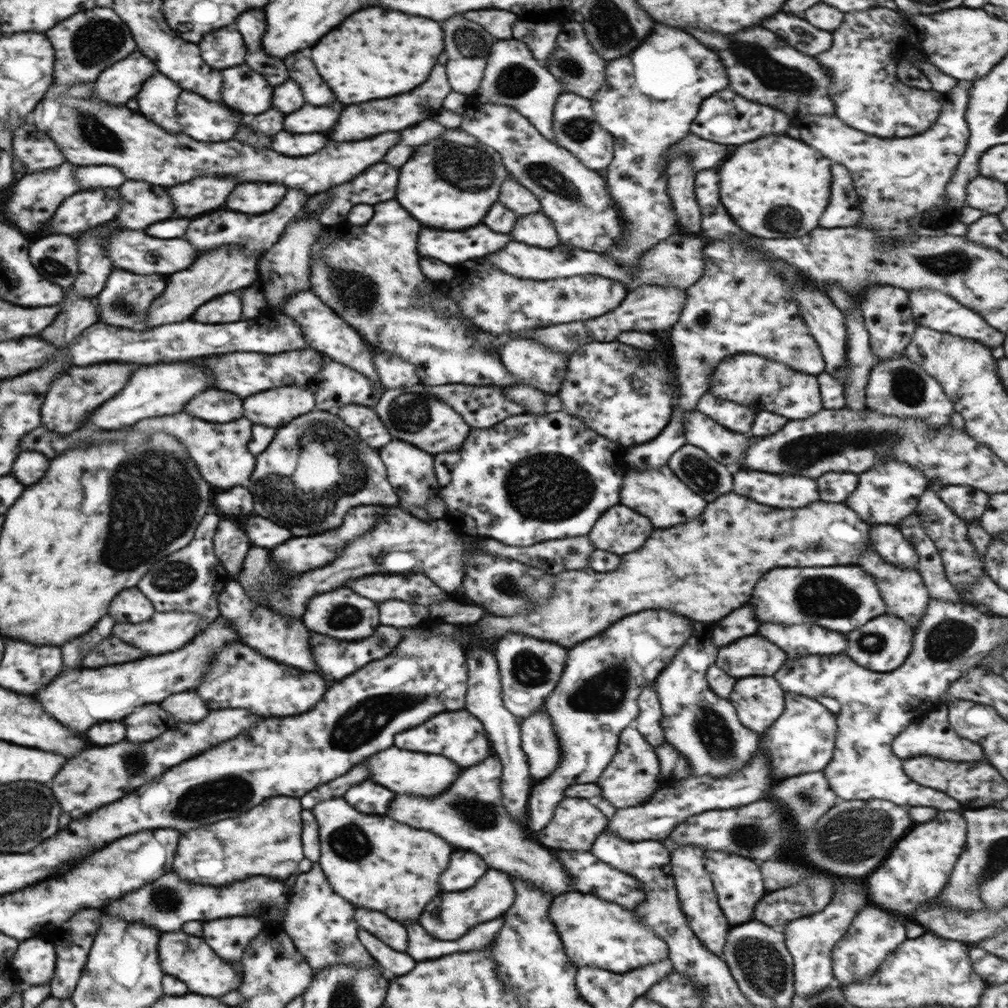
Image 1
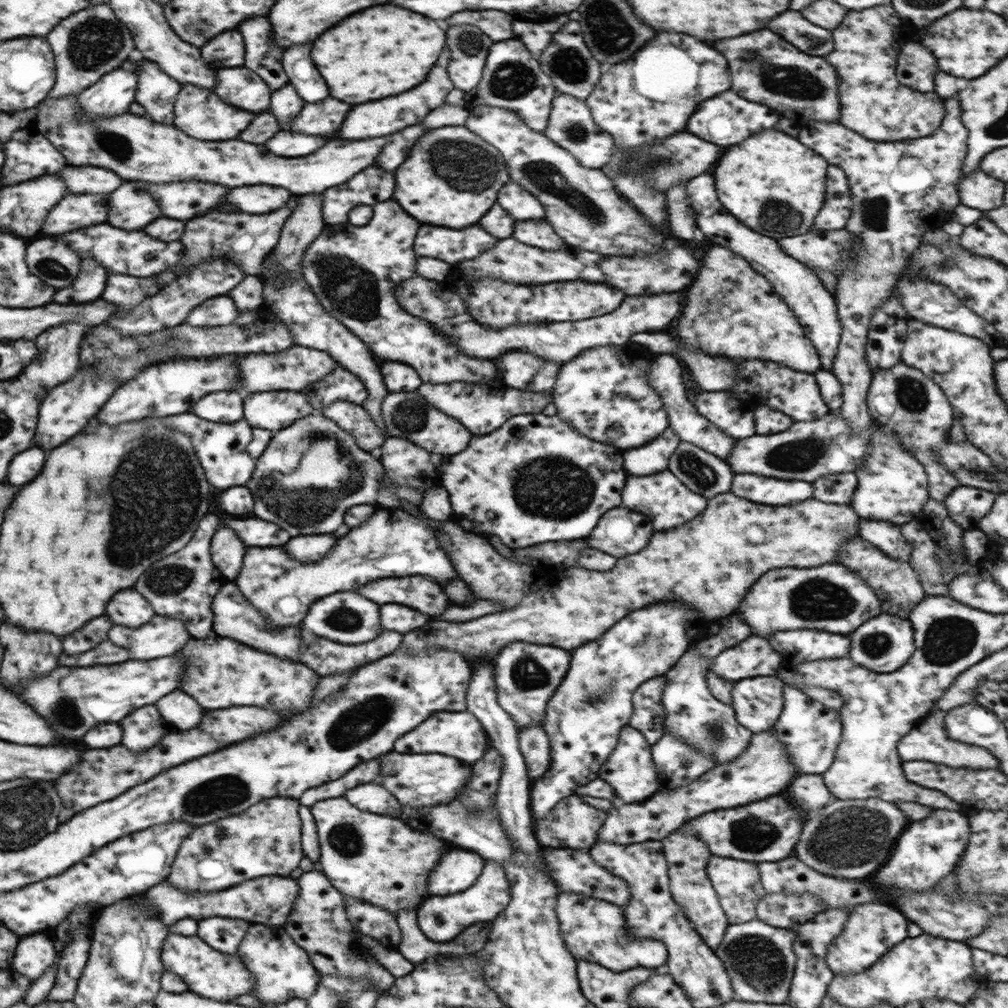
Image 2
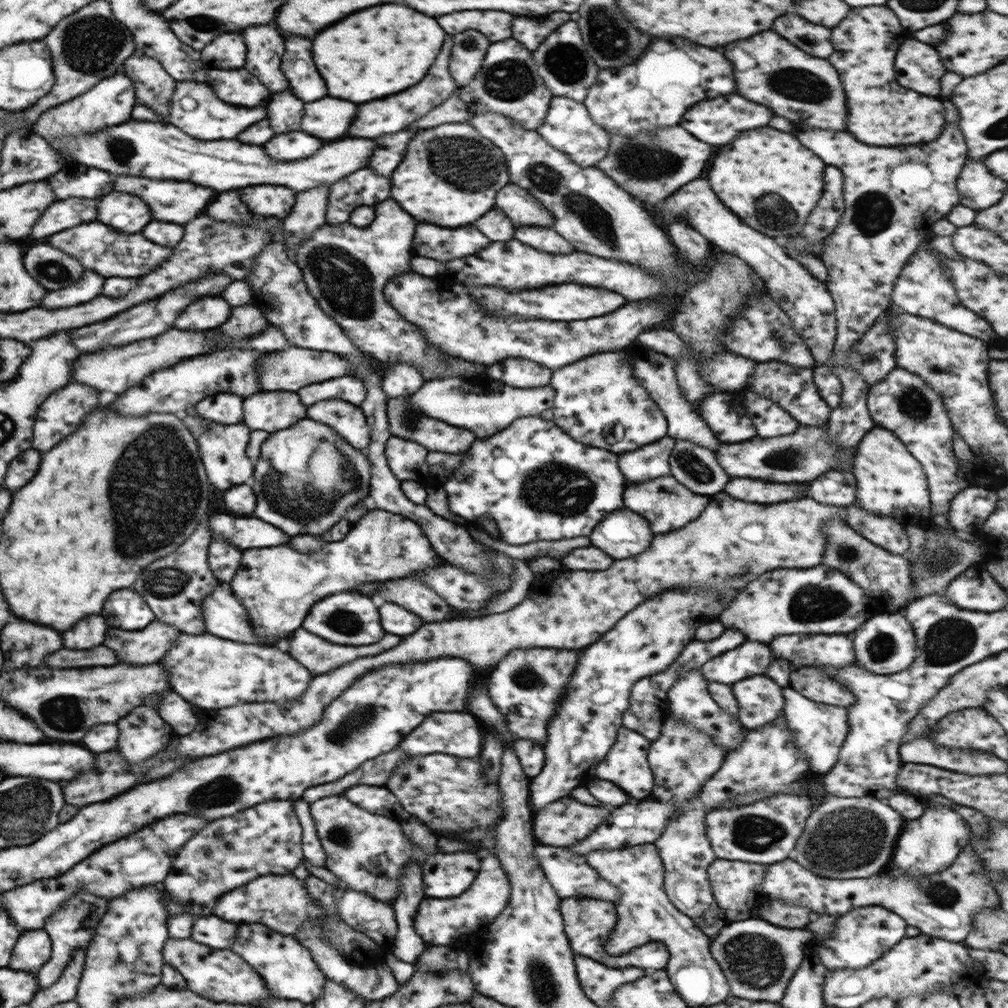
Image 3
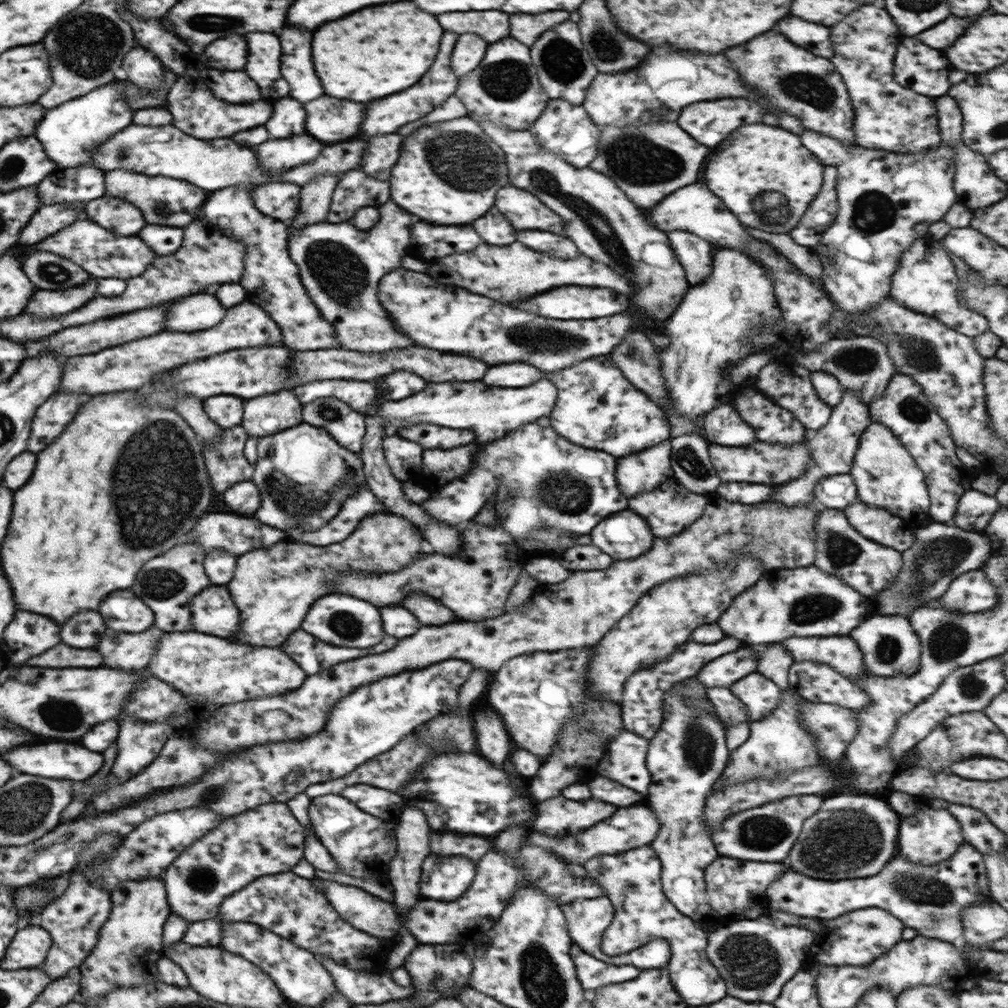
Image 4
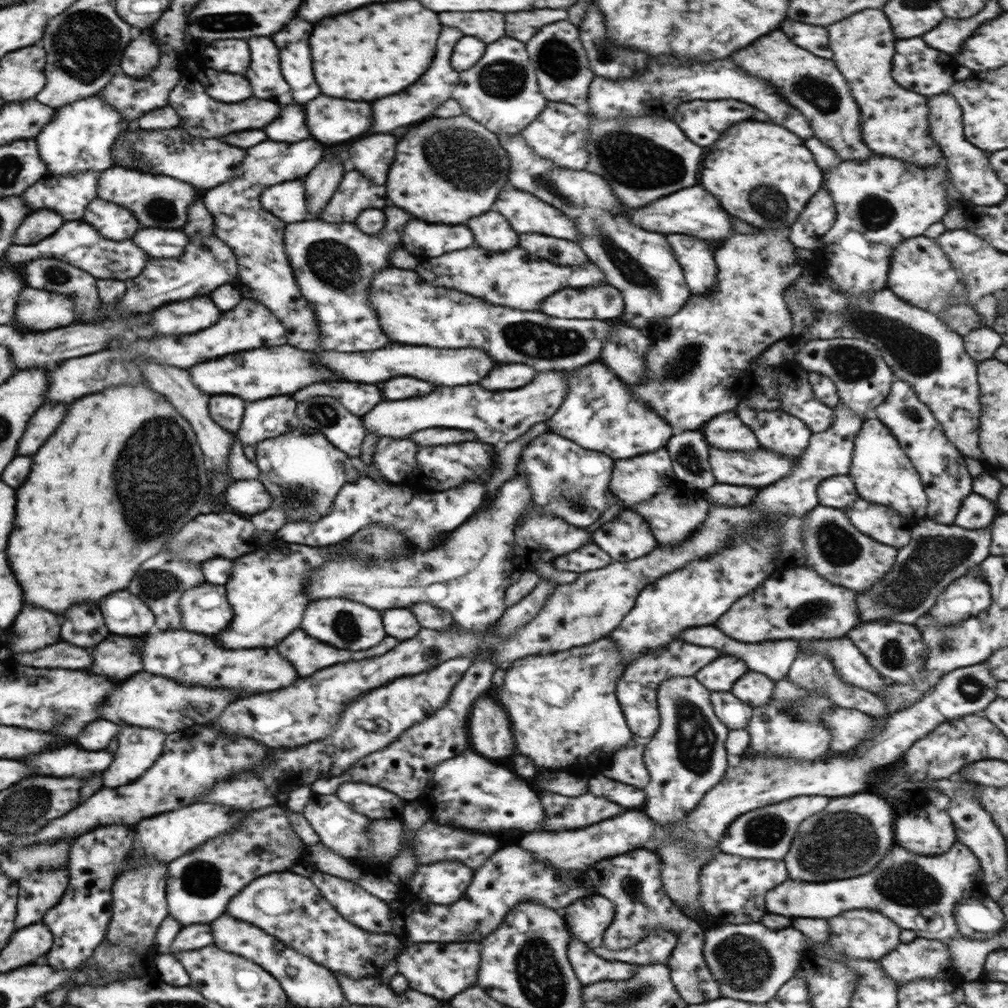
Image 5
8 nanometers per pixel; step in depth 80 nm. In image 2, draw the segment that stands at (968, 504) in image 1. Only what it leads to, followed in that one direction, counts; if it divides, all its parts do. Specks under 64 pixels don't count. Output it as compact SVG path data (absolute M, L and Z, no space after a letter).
M960 486L944 502L950 519L965 531L979 529L979 523L994 504L997 494L986 490Z

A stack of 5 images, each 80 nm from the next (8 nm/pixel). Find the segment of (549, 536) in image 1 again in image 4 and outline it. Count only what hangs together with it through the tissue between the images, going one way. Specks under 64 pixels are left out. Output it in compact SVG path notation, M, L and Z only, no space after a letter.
M529 422L518 430L507 432L500 440L484 444L474 460L472 474L466 474L464 478L450 482L442 488L442 492L425 492L419 505L434 520L456 527L464 520L472 520L474 514L478 514L494 494L494 508L500 516L498 520L516 540L524 540L542 526L554 526L558 531L564 530L574 534L588 534L596 524L609 515L628 508L628 498L620 494L616 468L616 458L610 453L583 448L560 436L551 426L542 428L536 422Z

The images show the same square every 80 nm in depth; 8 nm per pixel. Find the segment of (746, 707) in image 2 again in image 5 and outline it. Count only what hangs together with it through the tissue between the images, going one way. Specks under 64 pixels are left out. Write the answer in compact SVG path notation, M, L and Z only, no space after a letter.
M748 671L731 688L731 693L752 708L769 703L773 697L775 682L759 672Z

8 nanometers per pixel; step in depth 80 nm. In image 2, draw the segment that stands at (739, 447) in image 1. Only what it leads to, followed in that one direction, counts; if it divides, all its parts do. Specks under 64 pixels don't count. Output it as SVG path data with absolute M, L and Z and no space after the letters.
M666 353L657 354L649 366L649 384L652 384L658 396L661 396L662 404L667 412L669 427L680 436L682 441L694 444L705 452L714 453L722 460L730 456L736 439L718 430L717 426L706 420L706 417L702 416L695 406L692 406L688 386L685 383L684 365L677 357Z

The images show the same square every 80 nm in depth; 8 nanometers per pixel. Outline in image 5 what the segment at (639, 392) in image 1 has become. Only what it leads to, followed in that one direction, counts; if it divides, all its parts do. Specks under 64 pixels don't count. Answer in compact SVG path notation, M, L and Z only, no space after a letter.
M596 360L569 371L569 391L564 402L548 421L550 432L566 437L581 448L622 460L646 452L654 452L672 436L672 428L638 400L629 385Z

